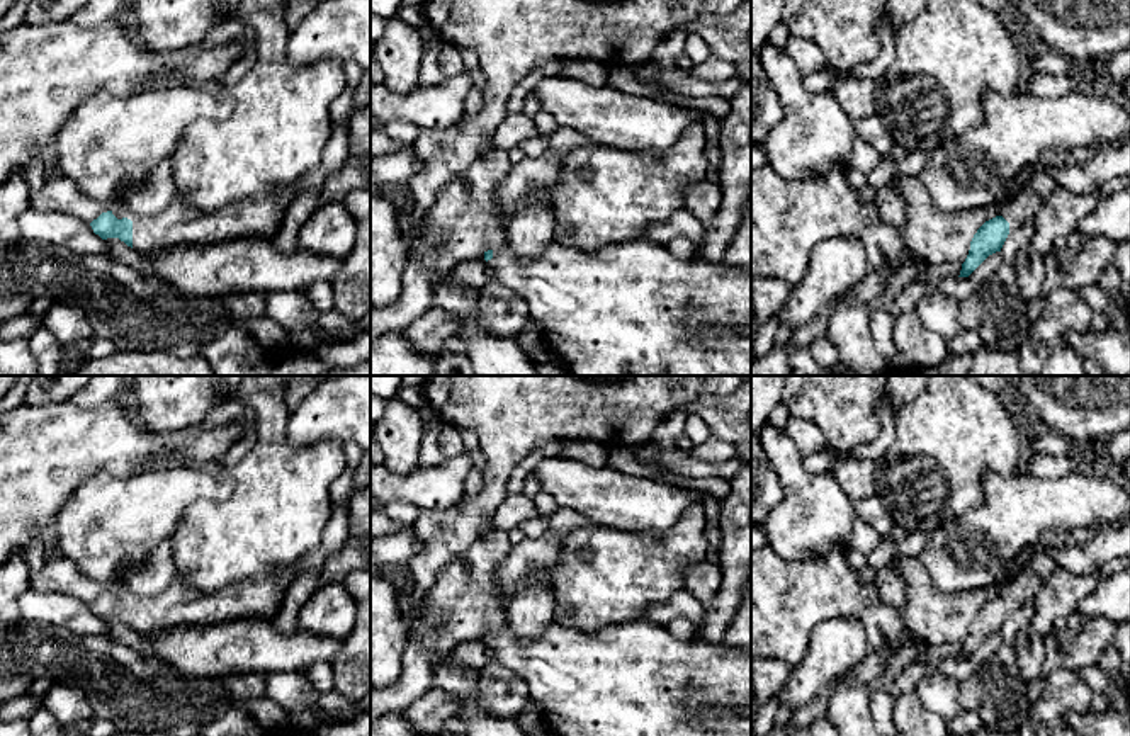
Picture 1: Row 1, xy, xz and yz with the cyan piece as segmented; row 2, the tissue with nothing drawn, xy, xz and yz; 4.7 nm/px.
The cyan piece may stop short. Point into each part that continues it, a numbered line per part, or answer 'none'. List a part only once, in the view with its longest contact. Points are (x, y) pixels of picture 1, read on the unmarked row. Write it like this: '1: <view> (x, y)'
1: xy (260, 597)

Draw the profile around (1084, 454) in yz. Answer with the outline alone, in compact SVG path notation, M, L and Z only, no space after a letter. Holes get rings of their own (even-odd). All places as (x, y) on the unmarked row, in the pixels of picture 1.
M1106 437L1089 439L1086 442L1074 444L1069 457L1079 466L1079 469L1089 471L1098 461L1108 456Z

